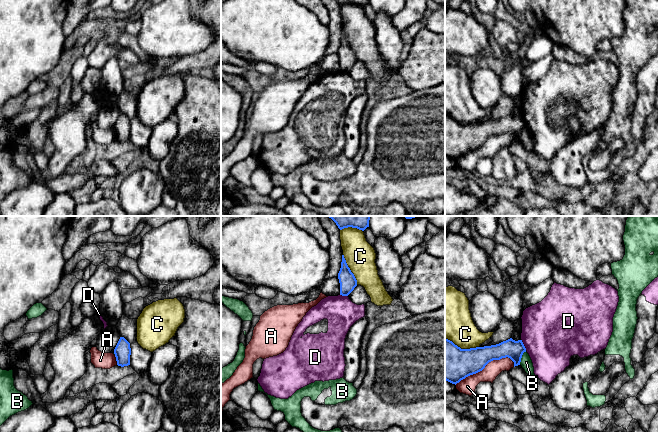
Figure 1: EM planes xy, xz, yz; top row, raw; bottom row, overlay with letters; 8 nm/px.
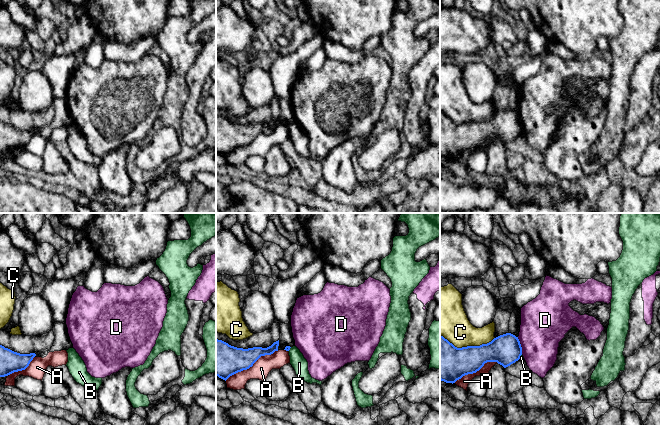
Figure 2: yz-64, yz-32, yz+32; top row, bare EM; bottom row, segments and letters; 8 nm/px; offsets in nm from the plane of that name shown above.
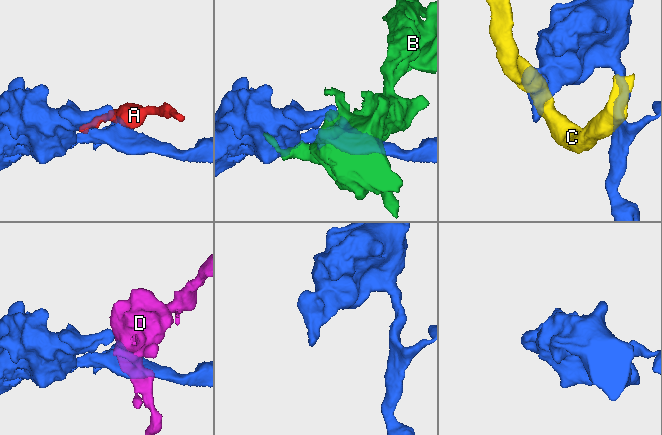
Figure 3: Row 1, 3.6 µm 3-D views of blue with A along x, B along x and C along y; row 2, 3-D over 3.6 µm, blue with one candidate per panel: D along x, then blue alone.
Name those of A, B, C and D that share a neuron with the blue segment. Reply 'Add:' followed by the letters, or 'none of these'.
Add: none of these

